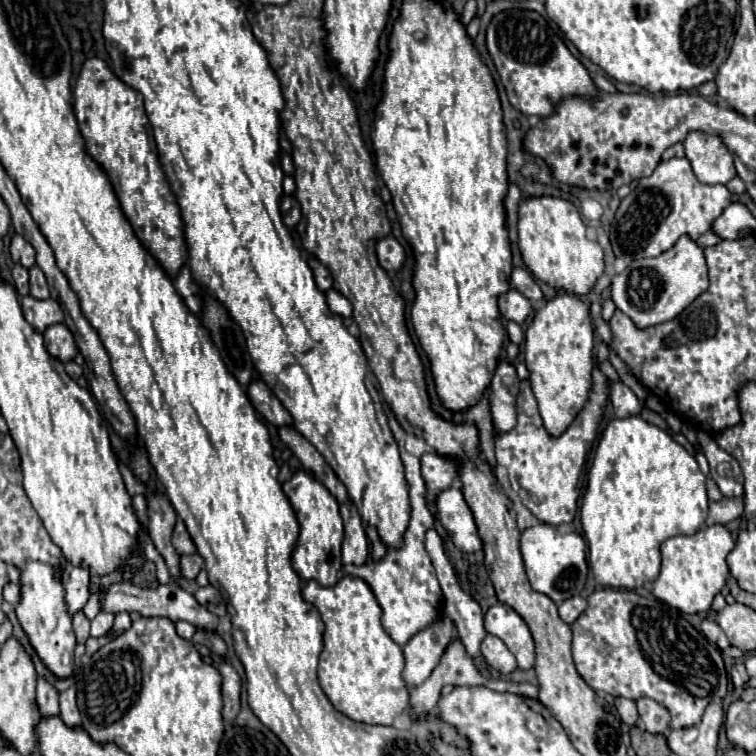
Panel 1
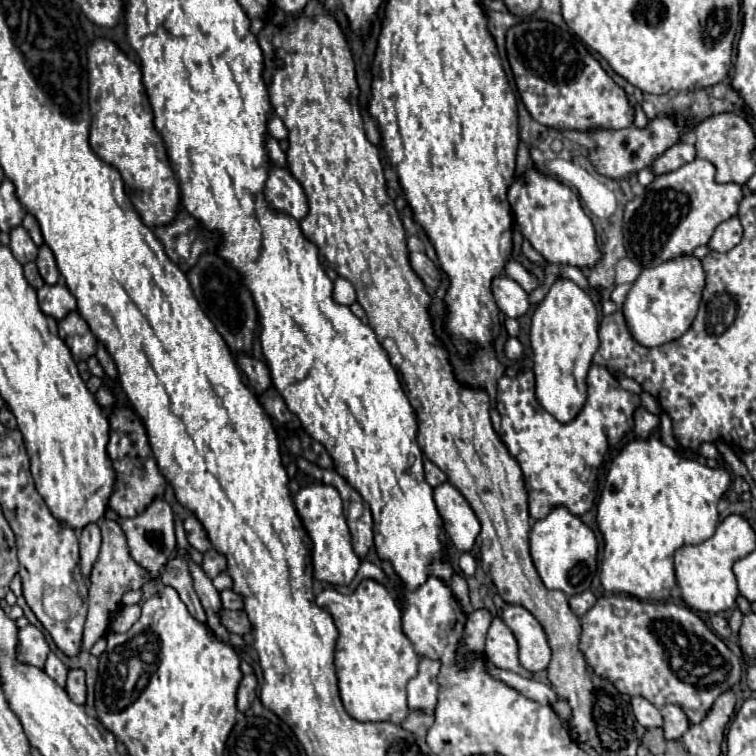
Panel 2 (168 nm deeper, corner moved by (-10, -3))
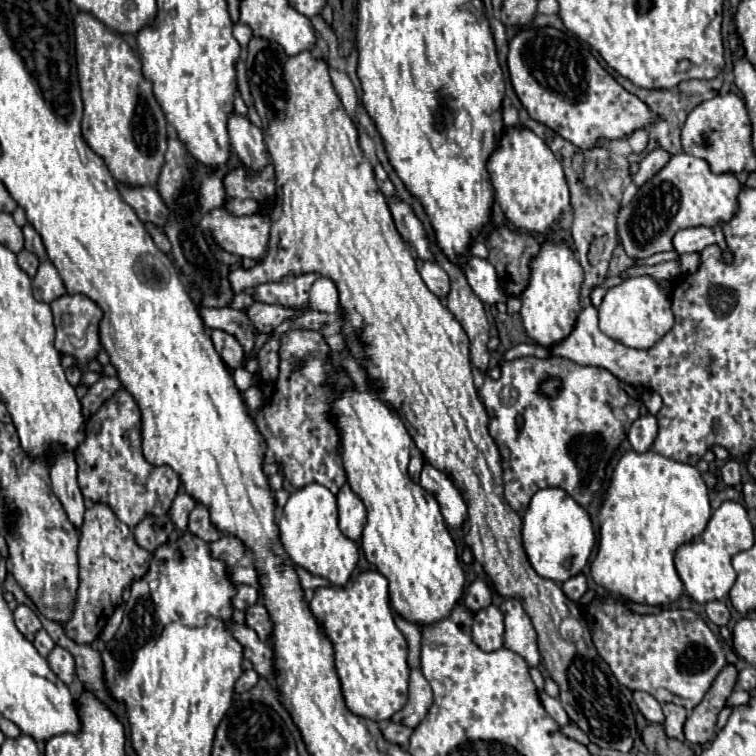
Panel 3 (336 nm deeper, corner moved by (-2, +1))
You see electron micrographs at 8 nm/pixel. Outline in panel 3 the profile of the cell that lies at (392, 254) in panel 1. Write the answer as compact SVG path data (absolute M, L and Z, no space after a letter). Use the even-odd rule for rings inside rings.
M418 262L418 270L420 276L424 280L424 284L436 294L436 296L446 296L450 290L450 280L446 276L446 272L436 264L436 262Z

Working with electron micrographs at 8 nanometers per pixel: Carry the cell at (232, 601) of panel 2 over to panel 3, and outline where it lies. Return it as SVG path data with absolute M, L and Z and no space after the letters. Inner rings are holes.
M237 584L236 589L237 593L232 599L232 605L238 610L244 611L258 602L259 591L253 586Z

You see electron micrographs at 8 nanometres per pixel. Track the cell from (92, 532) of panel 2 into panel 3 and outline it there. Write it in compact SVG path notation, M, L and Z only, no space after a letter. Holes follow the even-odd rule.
M58 452L54 464L50 466L50 478L52 478L52 490L58 496L58 500L62 502L70 522L74 524L74 528L82 526L86 508L84 508L84 498L82 498L78 480L76 480L74 456Z

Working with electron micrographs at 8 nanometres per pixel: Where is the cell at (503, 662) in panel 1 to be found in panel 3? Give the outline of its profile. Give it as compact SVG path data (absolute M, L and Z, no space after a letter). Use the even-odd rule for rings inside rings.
M488 606L474 614L472 638L484 652L494 652L504 646L504 618L496 606Z

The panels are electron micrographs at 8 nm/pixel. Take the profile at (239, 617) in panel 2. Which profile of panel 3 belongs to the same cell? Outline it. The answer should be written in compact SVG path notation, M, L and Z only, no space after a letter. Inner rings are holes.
M254 604L254 606L244 610L244 616L246 616L246 624L258 634L258 638L262 642L266 642L270 636L270 628L272 628L266 608L262 604Z

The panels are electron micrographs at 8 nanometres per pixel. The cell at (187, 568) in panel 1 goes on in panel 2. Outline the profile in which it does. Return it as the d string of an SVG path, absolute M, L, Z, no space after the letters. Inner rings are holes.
M208 550L204 554L204 562L202 562L202 570L210 576L210 578L216 578L220 572L224 572L228 568L228 562L226 562L226 556L220 554L218 550Z

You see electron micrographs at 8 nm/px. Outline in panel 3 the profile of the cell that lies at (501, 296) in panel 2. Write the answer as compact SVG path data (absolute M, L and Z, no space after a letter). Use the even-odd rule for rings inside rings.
M472 258L466 264L466 280L470 284L470 288L474 290L474 294L486 302L486 304L498 304L498 302L506 302L506 294L502 294L502 288L498 286L498 276L494 266L488 260L482 258Z

